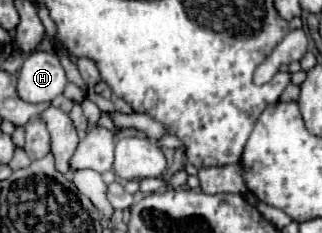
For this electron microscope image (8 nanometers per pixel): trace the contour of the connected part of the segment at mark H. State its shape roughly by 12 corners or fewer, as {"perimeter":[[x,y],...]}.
{"perimeter":[[53,52],[21,66],[17,94],[31,104],[63,94],[67,76]]}

